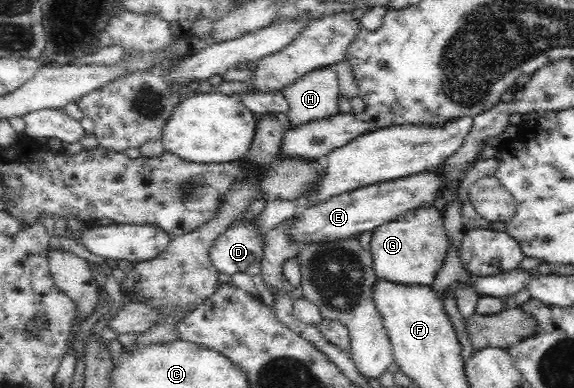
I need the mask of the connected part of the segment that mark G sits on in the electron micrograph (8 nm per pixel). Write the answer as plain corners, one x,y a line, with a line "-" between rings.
434,204
420,205
403,212
372,231
369,252
376,277
397,284
432,286
432,280
448,254
448,241
443,215

